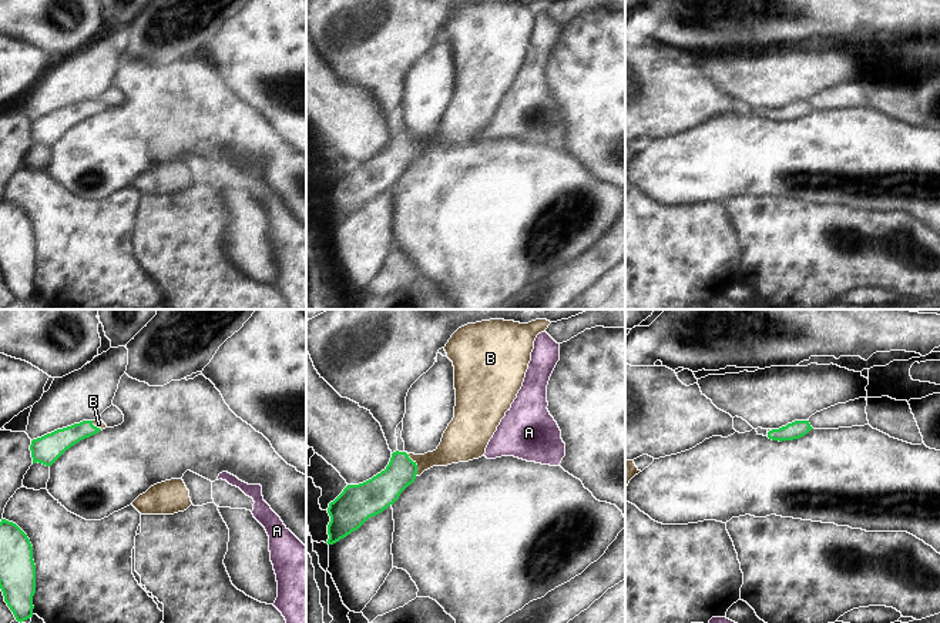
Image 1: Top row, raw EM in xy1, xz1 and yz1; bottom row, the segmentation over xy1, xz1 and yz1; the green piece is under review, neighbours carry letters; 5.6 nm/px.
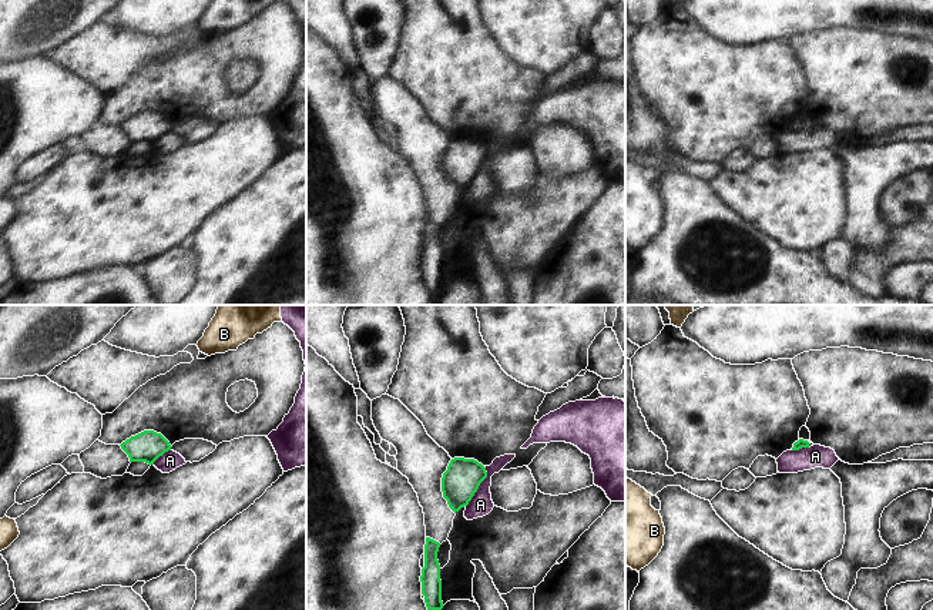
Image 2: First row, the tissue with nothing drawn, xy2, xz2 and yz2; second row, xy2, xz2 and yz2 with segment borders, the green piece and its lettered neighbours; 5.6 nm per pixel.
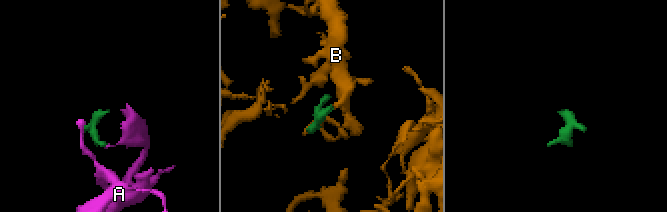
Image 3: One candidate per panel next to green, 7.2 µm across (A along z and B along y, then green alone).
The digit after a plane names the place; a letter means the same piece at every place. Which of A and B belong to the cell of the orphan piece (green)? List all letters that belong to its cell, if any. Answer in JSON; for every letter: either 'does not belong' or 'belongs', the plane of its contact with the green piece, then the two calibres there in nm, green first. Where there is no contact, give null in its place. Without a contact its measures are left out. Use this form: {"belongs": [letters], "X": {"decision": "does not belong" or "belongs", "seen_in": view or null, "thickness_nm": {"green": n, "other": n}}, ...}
{"belongs": ["B"], "A": {"decision": "does not belong", "seen_in": "xz2", "thickness_nm": {"green": 200, "other": 130}}, "B": {"decision": "belongs", "seen_in": "xz1", "thickness_nm": {"green": 190, "other": 170}}}

